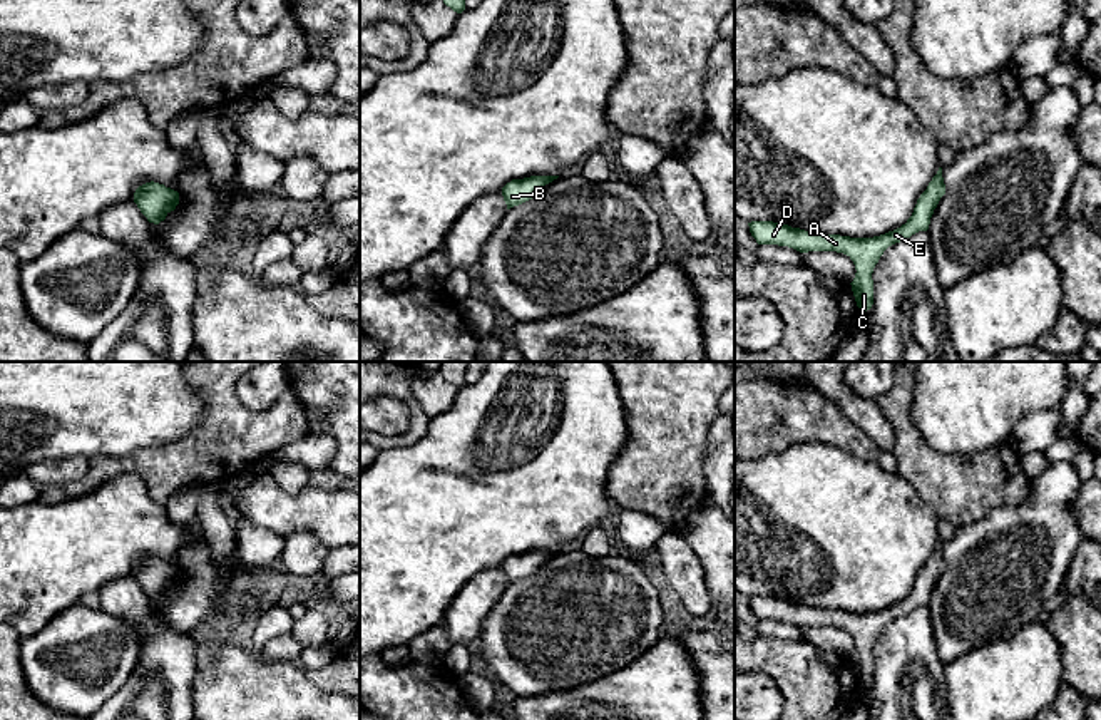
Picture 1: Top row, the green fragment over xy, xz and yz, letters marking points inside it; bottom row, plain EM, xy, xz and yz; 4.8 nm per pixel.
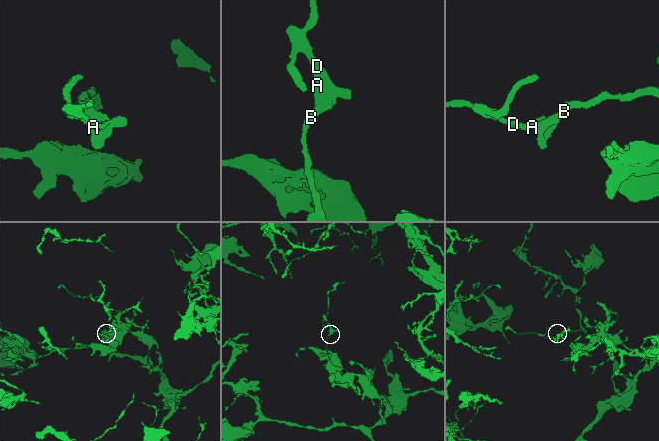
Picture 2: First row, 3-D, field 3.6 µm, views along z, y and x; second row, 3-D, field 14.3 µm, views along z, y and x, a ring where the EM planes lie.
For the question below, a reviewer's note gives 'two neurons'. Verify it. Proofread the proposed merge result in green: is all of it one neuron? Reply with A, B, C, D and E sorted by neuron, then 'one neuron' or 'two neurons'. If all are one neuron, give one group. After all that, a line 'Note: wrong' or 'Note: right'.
groups A B C D E; one neuron
Note: wrong

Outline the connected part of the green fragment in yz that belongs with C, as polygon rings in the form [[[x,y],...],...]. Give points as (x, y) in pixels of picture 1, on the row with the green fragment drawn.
[[[942,167],[929,183],[927,189],[917,199],[912,216],[900,228],[873,238],[850,238],[840,234],[818,234],[788,224],[773,221],[748,223],[751,236],[758,244],[788,246],[800,253],[808,251],[837,251],[847,255],[855,265],[855,278],[850,283],[860,311],[873,305],[872,273],[883,251],[919,231],[927,231],[934,209],[945,194]]]

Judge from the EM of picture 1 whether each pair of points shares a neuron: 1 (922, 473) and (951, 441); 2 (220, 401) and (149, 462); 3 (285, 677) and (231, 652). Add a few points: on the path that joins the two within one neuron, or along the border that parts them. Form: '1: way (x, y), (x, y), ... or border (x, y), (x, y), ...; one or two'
1: border (912, 426), (931, 447), (941, 452), (981, 452); two
2: way (218, 422), (178, 462), (171, 462); one
3: way (271, 677), (256, 677), (245, 665); one

